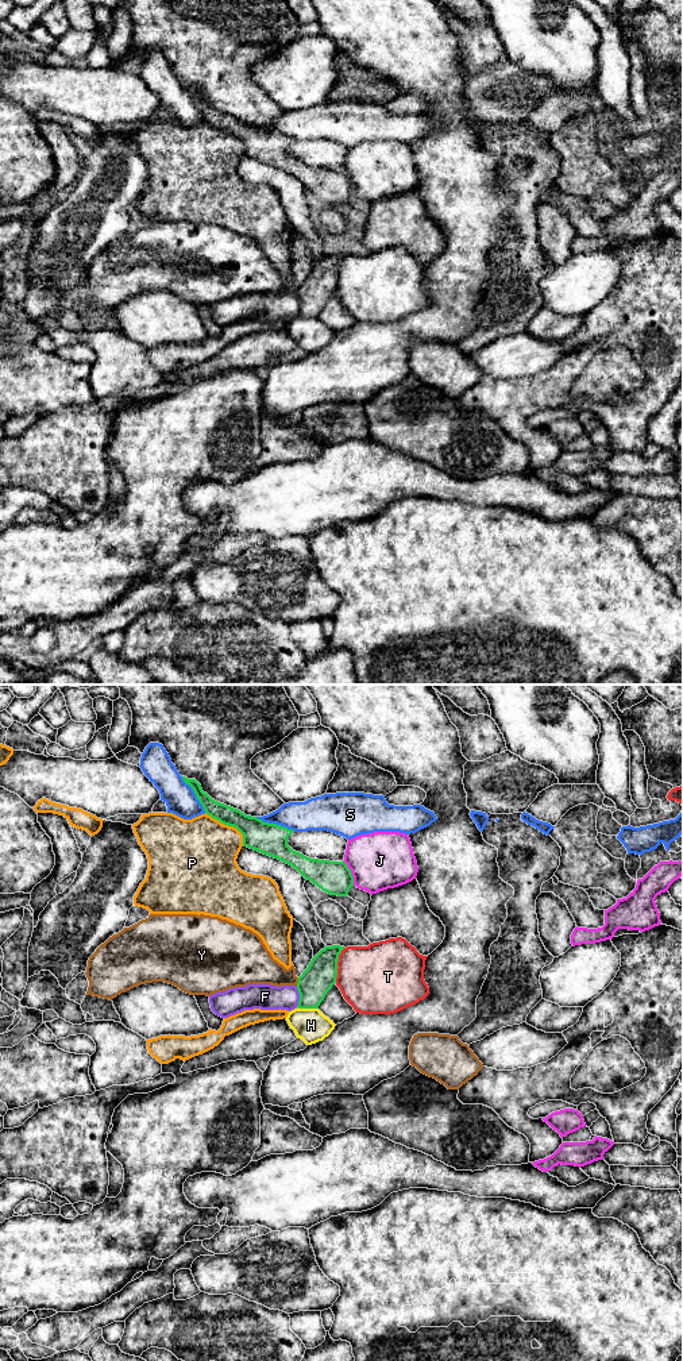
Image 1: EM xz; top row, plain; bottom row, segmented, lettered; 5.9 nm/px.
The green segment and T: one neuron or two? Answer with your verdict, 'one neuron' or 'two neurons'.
two neurons

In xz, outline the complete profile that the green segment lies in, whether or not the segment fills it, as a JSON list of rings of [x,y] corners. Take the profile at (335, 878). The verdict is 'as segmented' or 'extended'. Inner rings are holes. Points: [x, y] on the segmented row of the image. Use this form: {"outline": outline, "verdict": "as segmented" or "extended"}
{"outline": [[[185,776],[182,779],[193,789],[208,816],[224,825],[236,828],[243,834],[243,847],[292,865],[306,880],[310,880],[331,895],[348,895],[350,888],[354,886],[354,876],[344,861],[310,859],[293,851],[288,845],[288,837],[294,830],[246,816],[238,809],[212,799],[202,791],[201,784],[196,779]]], "verdict": "as segmented"}

